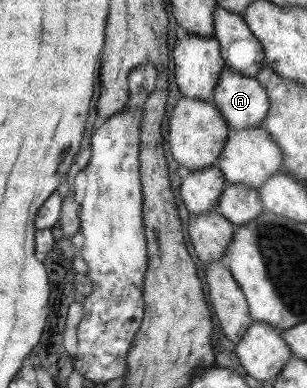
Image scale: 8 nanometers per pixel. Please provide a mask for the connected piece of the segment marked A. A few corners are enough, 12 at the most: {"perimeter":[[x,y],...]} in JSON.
{"perimeter":[[222,70],[212,104],[235,131],[270,108],[259,81]]}

